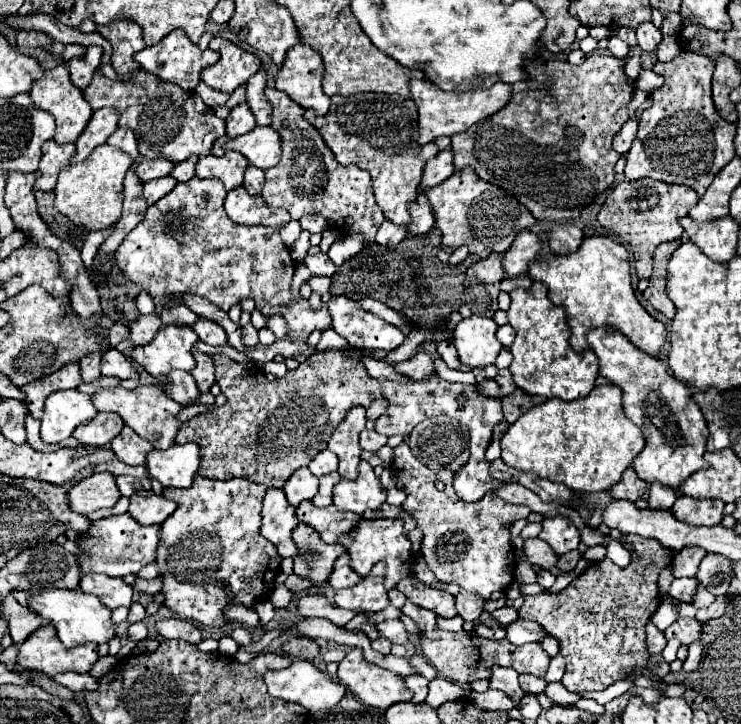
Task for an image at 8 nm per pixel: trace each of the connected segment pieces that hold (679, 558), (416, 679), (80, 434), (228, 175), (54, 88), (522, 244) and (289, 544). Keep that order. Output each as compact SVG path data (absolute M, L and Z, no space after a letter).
M687 545L673 559L673 575L675 577L695 577L701 559L705 557L705 549L697 549L695 545Z
M413 675L413 677L405 677L403 679L405 681L405 685L413 691L413 703L423 703L425 701L425 697L427 697L427 679L425 677L421 677L421 675Z
M97 413L95 419L81 423L73 431L73 437L85 445L105 447L111 443L113 437L121 433L121 429L123 429L123 421L117 413Z
M227 151L223 157L207 155L207 157L199 157L197 177L219 179L219 181L223 181L225 189L231 191L231 189L243 185L243 173L245 173L247 165L249 165L249 161L237 151Z
M57 65L51 71L45 71L41 79L37 79L29 91L33 103L37 107L41 107L43 111L51 113L55 117L57 123L57 131L55 131L55 141L57 143L73 143L77 141L77 137L81 135L81 131L85 129L85 125L91 119L93 109L89 107L89 103L83 99L83 93L71 83L69 79L69 69L65 65Z
M521 229L521 233L517 233L513 245L505 251L505 257L503 257L505 259L503 267L505 267L507 277L525 275L529 271L529 263L535 261L541 247L543 243L537 233L529 229Z
M267 489L261 515L261 535L277 547L281 557L295 557L297 547L291 539L291 531L299 521L295 517L295 507L285 499L283 489Z

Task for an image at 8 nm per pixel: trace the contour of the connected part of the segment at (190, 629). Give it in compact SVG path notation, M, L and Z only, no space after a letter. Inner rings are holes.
M173 617L171 619L161 619L161 621L157 621L155 627L157 627L159 635L163 635L165 639L189 641L193 645L199 645L203 641L201 631L193 623L189 623L185 619L173 619Z

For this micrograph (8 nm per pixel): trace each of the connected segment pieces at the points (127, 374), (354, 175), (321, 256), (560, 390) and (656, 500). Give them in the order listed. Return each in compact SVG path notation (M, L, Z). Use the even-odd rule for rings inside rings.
M107 349L101 359L101 371L103 375L109 377L119 377L119 379L139 379L139 373L131 365L131 361L117 349Z
M267 87L265 95L273 107L271 127L281 135L283 155L275 167L265 171L265 187L261 191L263 201L273 209L287 209L293 219L321 215L331 227L335 227L335 231L359 233L363 235L363 245L373 243L385 215L371 191L369 173L355 165L339 165L317 129L303 117L303 109L291 101L287 93Z
M317 253L317 255L307 255L305 257L305 267L313 273L313 275L325 275L325 277L331 277L337 267L333 265L333 261L325 255L325 253Z
M535 281L529 289L517 287L511 293L511 307L507 311L509 325L515 329L517 337L511 343L513 363L509 367L513 381L529 395L543 397L559 397L563 401L573 401L579 397L587 397L595 387L597 371L597 355L587 349L581 355L575 353L569 345L571 327L565 319L565 309L561 305L553 305L543 289L543 283Z
M653 483L649 487L649 499L647 499L649 509L671 509L675 499L677 499L677 491L671 491L669 487L663 487L659 483Z

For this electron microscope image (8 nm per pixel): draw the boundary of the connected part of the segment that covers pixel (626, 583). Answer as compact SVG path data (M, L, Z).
M623 535L631 545L631 563L621 569L609 557L591 563L567 589L559 593L525 595L519 617L537 621L549 635L561 643L565 657L565 675L561 683L573 691L601 691L619 679L627 679L635 669L647 667L649 653L645 647L645 625L661 603L657 589L659 571L671 565L671 549L659 541Z

